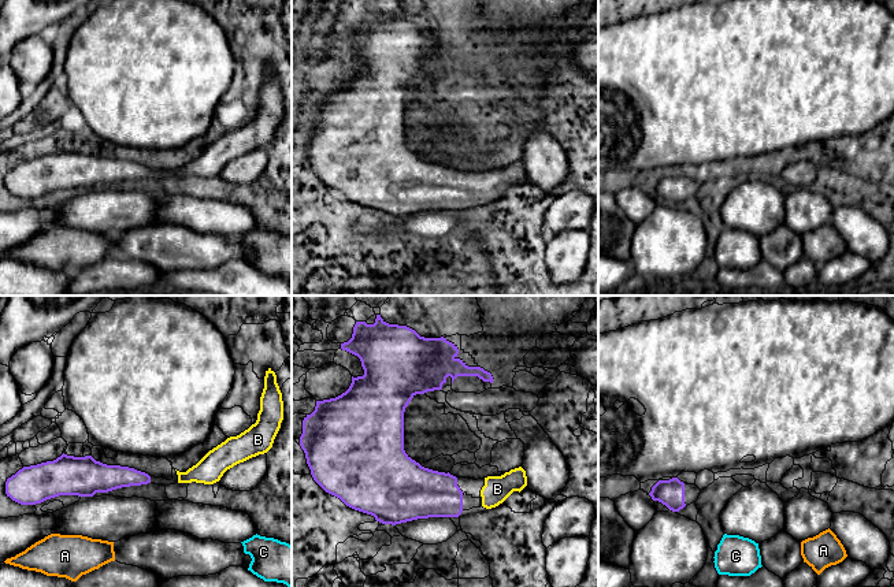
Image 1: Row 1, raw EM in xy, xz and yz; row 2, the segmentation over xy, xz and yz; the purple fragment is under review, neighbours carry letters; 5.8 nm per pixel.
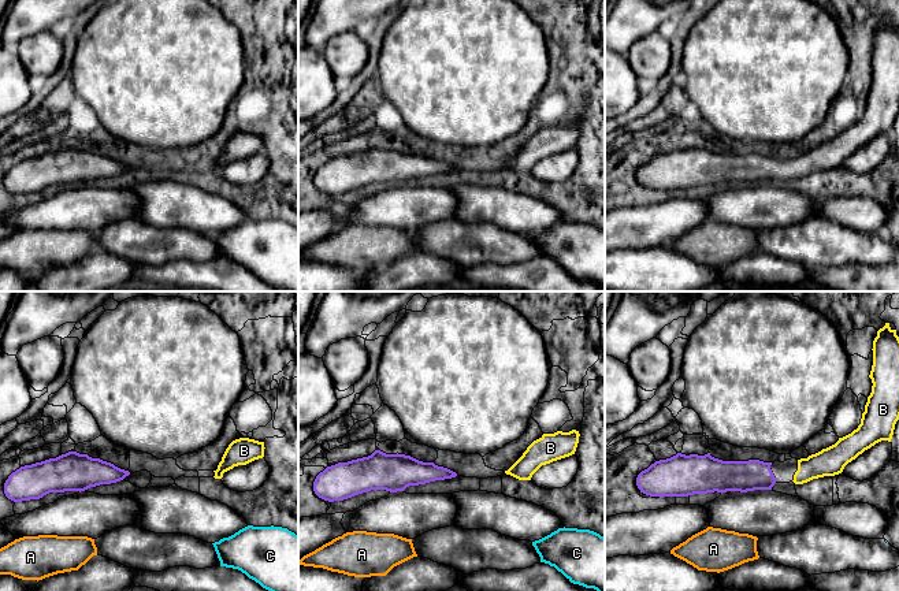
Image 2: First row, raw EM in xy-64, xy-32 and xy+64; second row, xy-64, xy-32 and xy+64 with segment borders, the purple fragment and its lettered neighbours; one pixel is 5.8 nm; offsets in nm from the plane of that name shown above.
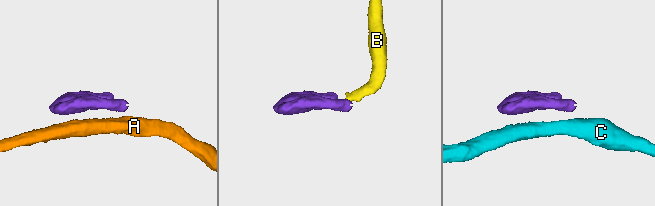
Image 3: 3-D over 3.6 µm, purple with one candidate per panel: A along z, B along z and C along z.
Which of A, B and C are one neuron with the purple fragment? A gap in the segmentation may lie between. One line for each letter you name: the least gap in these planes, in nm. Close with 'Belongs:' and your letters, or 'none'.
B: 110 nm apart
Belongs: B

